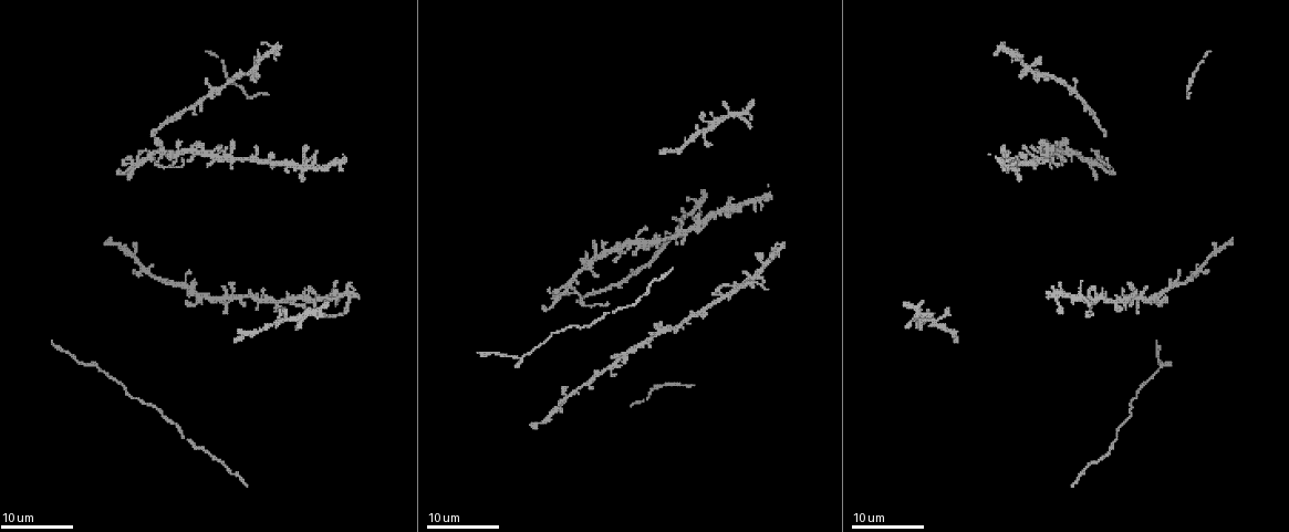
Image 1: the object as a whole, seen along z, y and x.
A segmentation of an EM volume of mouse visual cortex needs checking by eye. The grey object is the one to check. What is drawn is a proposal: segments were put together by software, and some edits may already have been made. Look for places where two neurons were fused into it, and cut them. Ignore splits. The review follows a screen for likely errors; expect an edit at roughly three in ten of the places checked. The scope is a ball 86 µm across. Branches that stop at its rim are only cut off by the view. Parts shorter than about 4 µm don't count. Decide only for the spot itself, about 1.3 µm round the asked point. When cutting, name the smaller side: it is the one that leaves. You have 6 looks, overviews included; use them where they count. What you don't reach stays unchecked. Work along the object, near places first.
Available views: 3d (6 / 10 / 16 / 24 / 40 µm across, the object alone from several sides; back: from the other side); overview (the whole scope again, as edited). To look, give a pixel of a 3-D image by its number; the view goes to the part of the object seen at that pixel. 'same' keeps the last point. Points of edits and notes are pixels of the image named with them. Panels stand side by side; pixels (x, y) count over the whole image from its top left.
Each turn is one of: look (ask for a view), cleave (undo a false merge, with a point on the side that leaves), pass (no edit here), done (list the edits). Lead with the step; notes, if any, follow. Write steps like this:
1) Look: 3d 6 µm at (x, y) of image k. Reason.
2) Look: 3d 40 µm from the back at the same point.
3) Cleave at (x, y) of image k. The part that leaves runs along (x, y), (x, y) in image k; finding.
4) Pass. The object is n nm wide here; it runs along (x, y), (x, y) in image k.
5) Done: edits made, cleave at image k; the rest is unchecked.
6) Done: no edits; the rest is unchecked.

Look: 3d 24 µm at (165, 121) of image 1. Three arms meet.

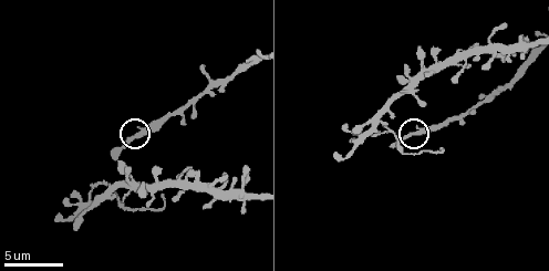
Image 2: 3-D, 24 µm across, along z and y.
Look: 3d 10 µm at (138, 133) of image 2. Zoom in.

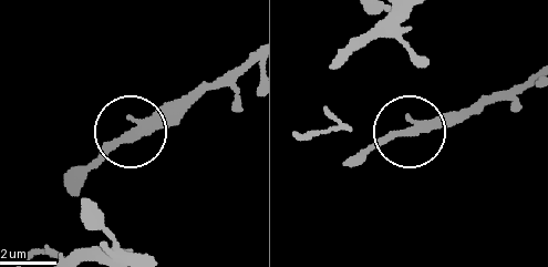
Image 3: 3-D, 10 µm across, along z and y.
Pass. Continuous, no second neuron.

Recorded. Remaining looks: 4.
Look: 3d 10 µm at (367, 132) of image 2. Looks like a crossing.

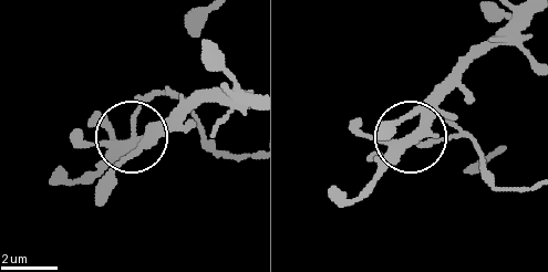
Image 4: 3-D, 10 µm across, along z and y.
Look: 3d 6 µm at (412, 140) of image 4.

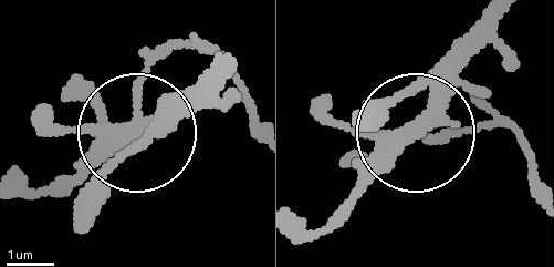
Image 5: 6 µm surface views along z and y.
Cleave at (169, 47) of image 5. The part that leaves runs along (409, 126), (500, 126), (532, 174) in image 5; two neurons meet here.

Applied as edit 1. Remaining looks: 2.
Look: 3d 24 µm at (140, 269) of image 1. Looks like a crossing.

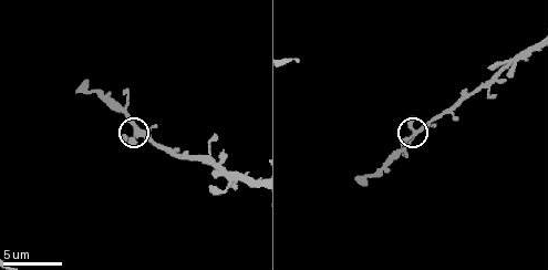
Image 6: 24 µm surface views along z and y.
Look: 3d 6 µm at (417, 131) of image 6. Zoom in.

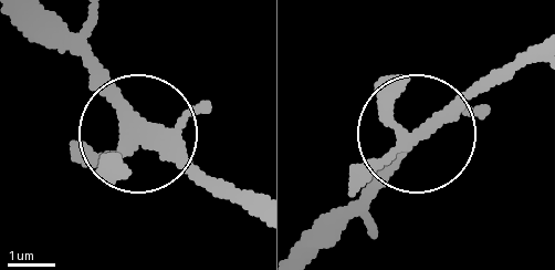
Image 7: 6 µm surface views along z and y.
Pass. It runs along (253, 215), (146, 152), (123, 104), (55, 37) in image 7; all the same neuron.

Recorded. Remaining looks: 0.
Done: edits made, cleave at image 5; the rest is unchecked.

